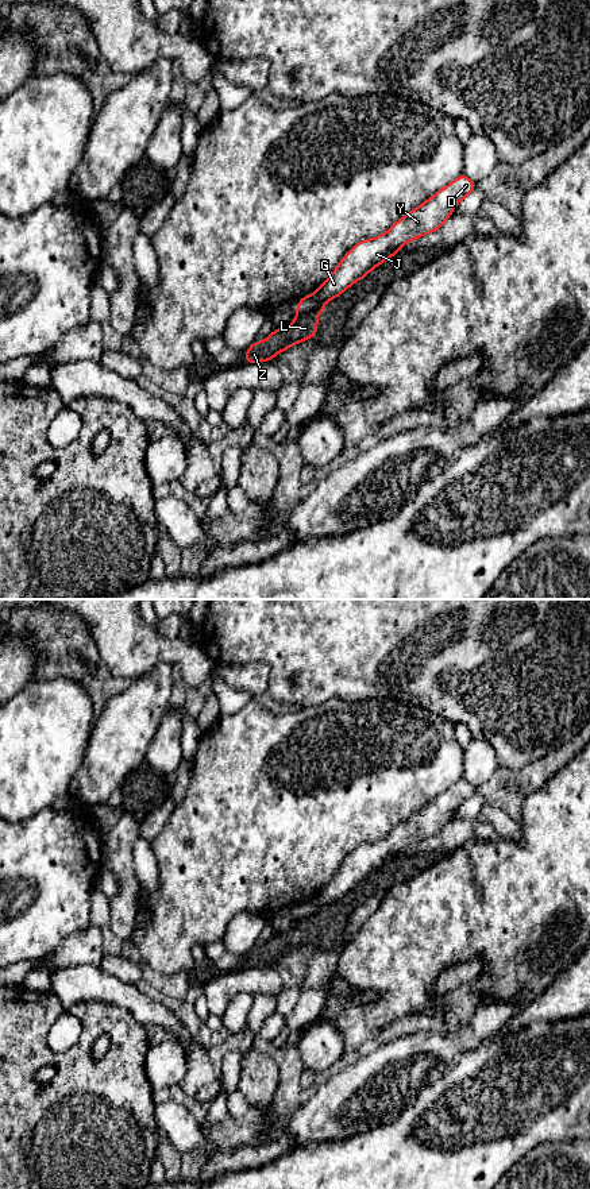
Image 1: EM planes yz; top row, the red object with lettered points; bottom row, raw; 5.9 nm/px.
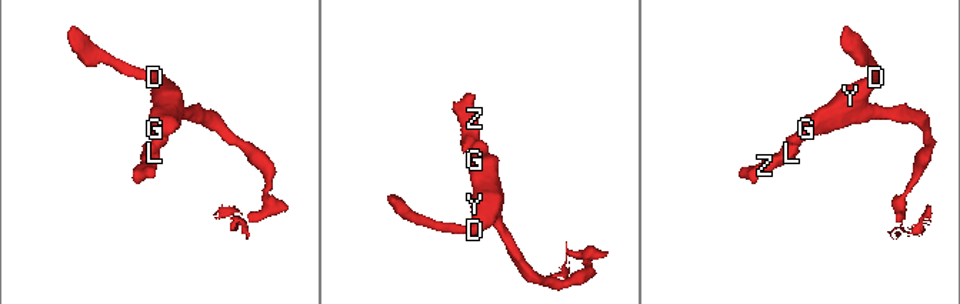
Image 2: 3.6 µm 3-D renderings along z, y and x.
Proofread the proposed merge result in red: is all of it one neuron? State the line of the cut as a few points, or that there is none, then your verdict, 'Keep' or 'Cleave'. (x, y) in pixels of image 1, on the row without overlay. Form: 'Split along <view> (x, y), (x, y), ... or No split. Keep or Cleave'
Split along yz (297, 914), (312, 917), (316, 921). Cleave

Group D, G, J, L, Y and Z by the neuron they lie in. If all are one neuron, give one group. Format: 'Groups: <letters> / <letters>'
Groups: D G J Y / L Z

